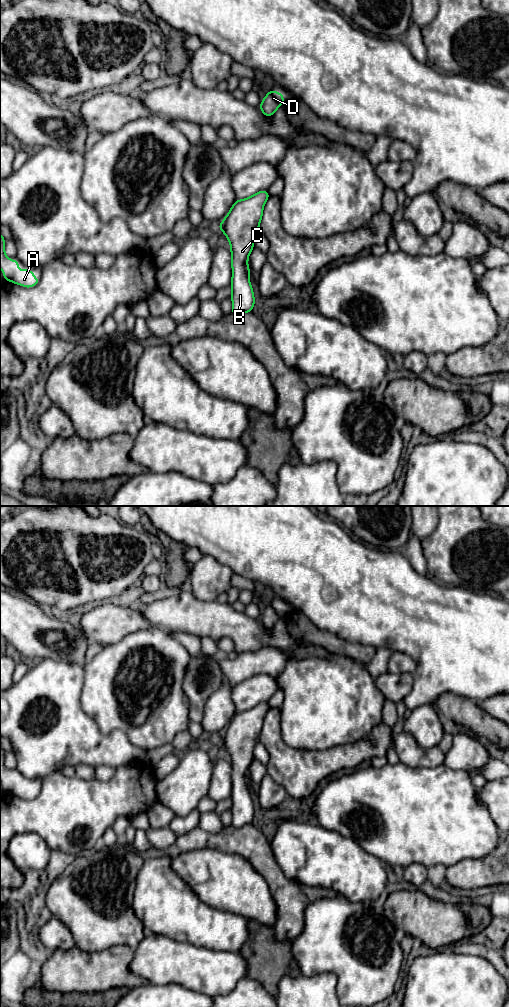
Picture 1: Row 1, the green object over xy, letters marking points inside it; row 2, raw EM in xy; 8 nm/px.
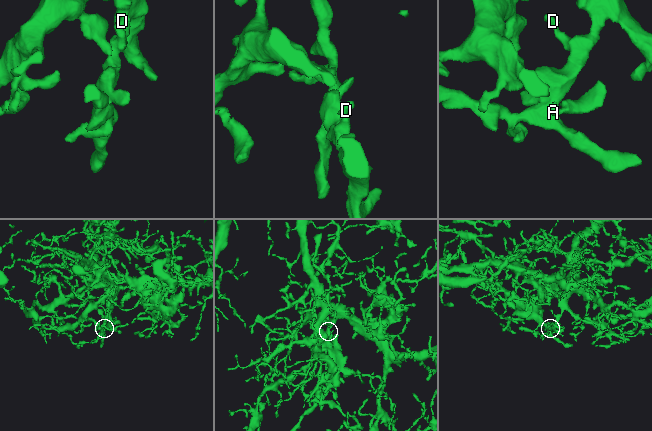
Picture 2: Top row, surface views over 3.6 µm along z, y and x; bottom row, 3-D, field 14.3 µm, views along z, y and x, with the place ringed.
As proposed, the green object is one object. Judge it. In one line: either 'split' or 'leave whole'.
leave whole

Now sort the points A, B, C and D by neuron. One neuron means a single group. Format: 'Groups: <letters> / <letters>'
Groups: A B C D

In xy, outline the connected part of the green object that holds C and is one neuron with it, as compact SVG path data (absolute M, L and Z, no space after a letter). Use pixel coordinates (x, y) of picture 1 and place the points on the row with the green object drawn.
M262 190L248 198L236 200L218 226L231 246L231 313L236 316L253 311L256 301L249 280L248 258L254 248L254 236L259 231L263 208L269 196L266 190Z

